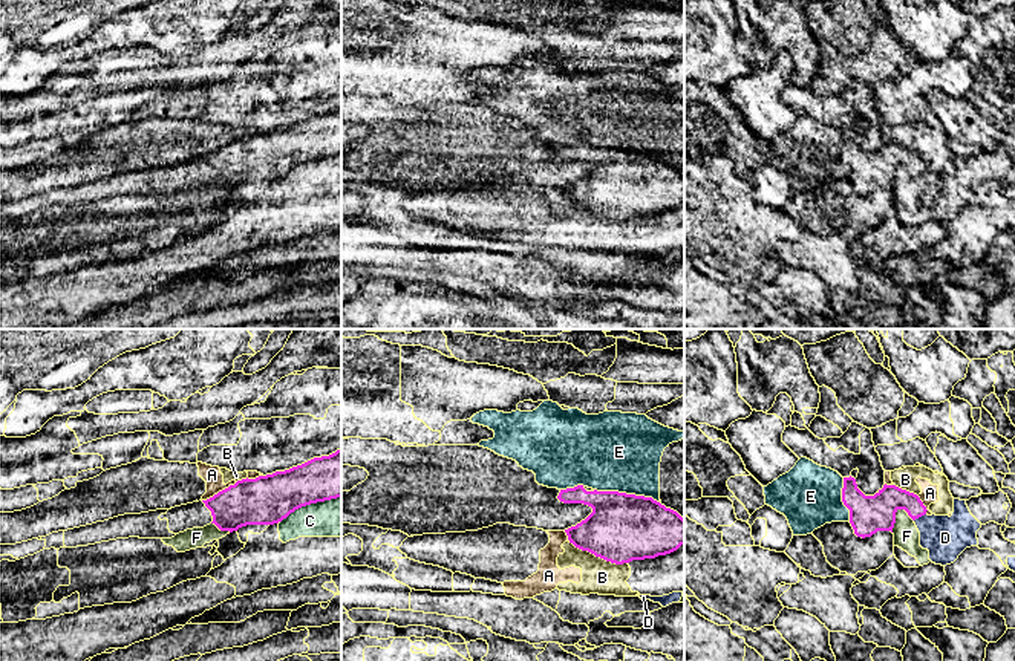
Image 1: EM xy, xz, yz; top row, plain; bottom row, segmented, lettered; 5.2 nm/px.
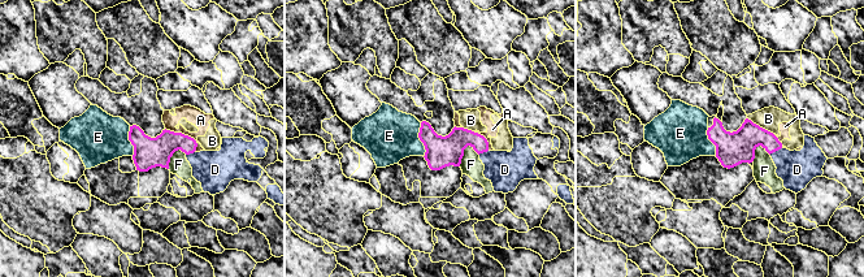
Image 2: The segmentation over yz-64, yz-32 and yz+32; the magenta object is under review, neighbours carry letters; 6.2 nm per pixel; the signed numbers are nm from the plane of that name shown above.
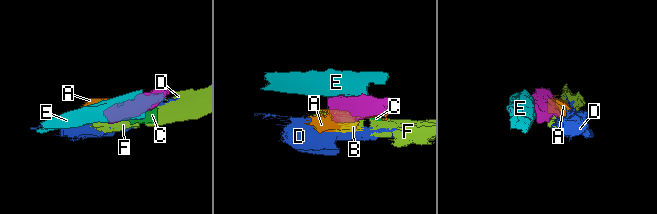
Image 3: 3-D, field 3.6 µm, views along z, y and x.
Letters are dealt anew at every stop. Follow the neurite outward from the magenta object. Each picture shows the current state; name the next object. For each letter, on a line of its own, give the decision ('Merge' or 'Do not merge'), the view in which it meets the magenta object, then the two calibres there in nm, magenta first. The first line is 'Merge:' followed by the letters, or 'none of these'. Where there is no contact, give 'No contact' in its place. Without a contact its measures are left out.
Merge: none of these
A: Do not merge. Touches magenta in xy. Thickness 260 nm (magenta) against 100 nm
B: Do not merge. Touches magenta in xz. Thickness 360 nm (magenta) against 180 nm
C: Do not merge. Touches magenta in xy. Thickness 260 nm (magenta) against 200 nm
D: Do not merge. Touches magenta in yz. Thickness 190 nm (magenta) against 220 nm
E: Do not merge. Touches magenta in xz. Thickness 360 nm (magenta) against 420 nm
F: Do not merge. Touches magenta in yz. Thickness 200 nm (magenta) against 140 nm

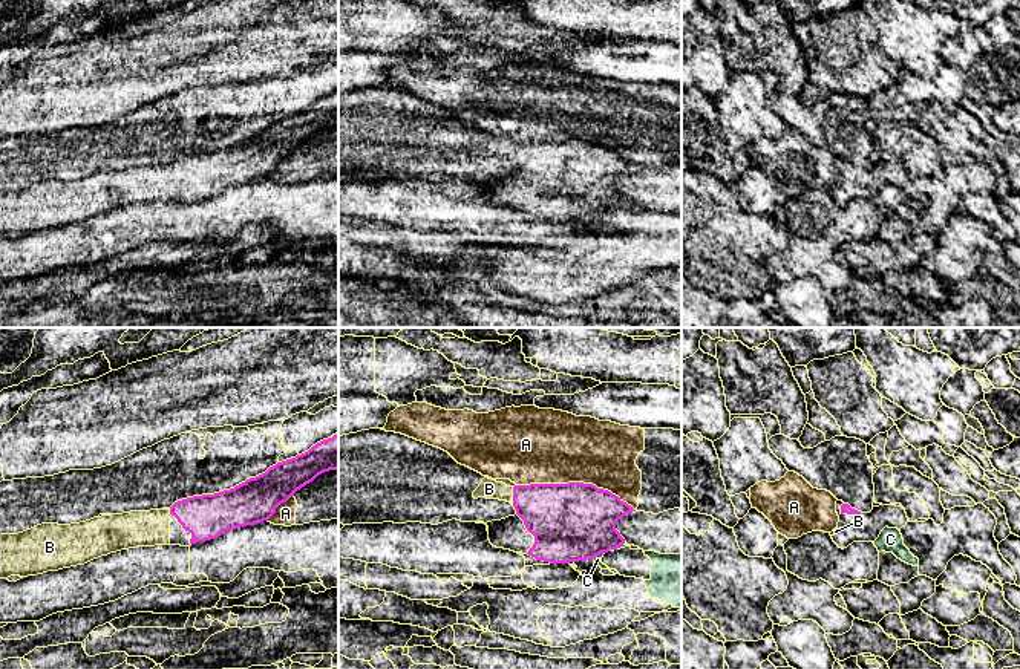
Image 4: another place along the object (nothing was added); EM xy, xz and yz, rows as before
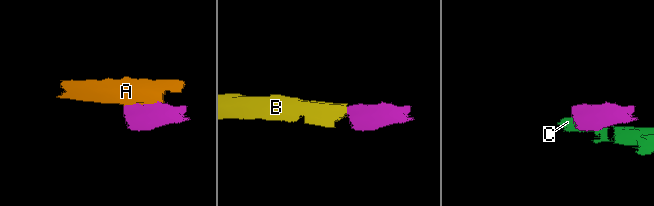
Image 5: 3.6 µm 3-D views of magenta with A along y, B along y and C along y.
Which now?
Merge: B
A: Do not merge. Touches magenta in xz. Thickness 420 nm (magenta) against 400 nm
B: Merge. Touches magenta in xz. Thickness 320 nm (magenta) against 100 nm
C: Do not merge. Touches magenta in xz. Thickness 420 nm (magenta) against 50 nm

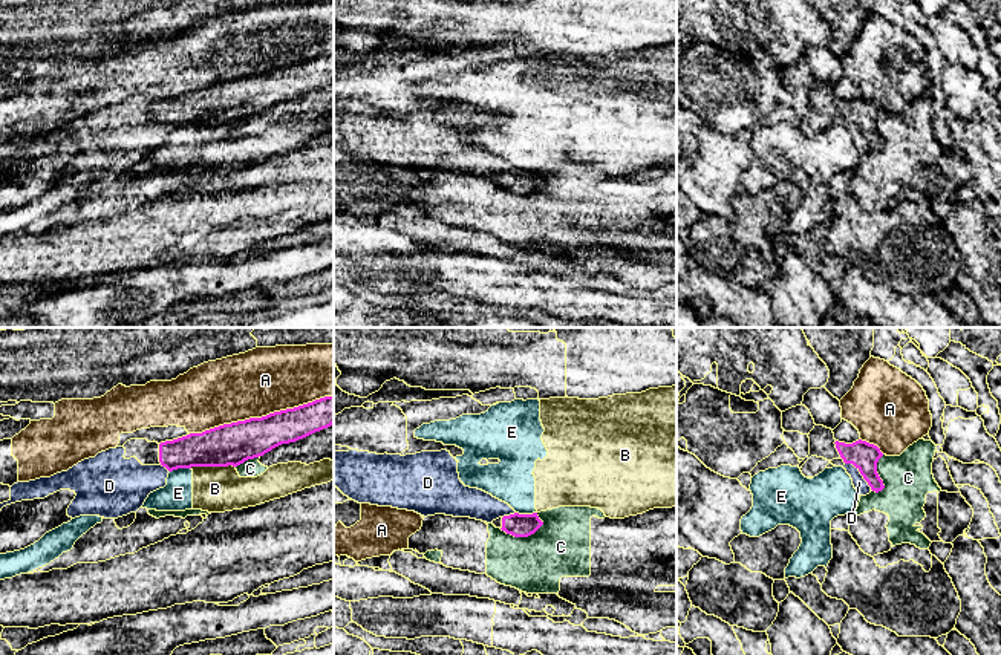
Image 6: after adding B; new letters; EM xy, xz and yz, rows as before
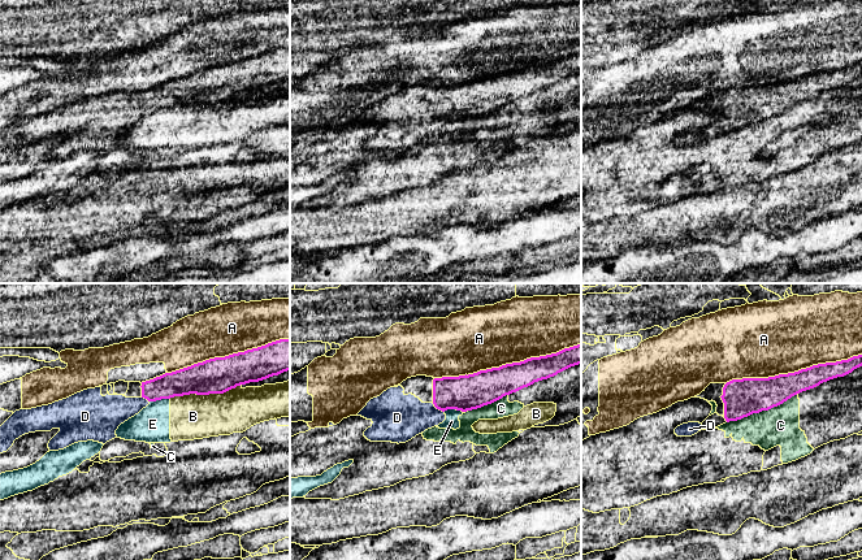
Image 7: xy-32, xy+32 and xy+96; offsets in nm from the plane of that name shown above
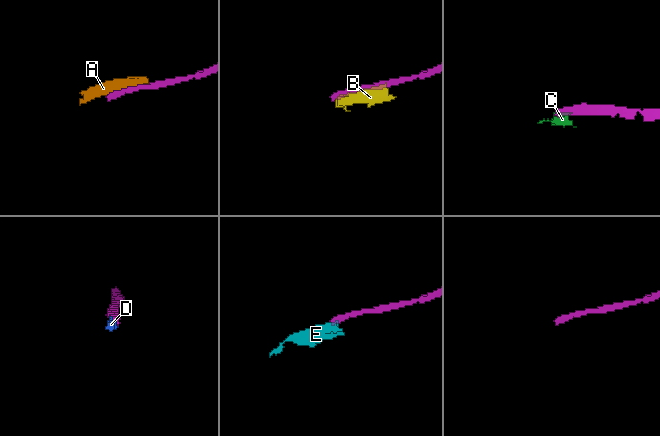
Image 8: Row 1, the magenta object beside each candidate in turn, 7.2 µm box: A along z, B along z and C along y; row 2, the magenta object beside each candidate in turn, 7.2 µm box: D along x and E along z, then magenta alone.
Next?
Merge: D
A: Do not merge. Touches magenta in xy. Thickness 220 nm (magenta) against 340 nm
B: Do not merge. Touches magenta in xy. Thickness 220 nm (magenta) against 240 nm
C: Do not merge. Touches magenta in xz. Thickness 130 nm (magenta) against 300 nm
D: Merge. Touches magenta in yz. Thickness 150 nm (magenta) against 70 nm
E: Do not merge. Touches magenta in xy. Thickness 200 nm (magenta) against 160 nm

